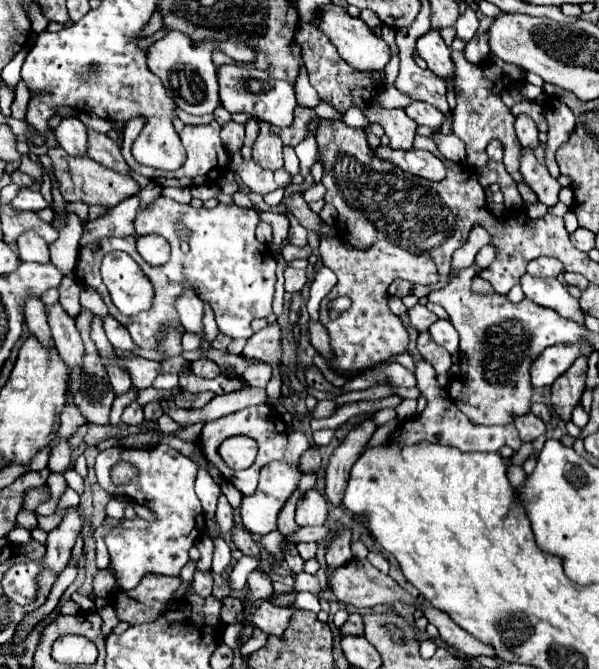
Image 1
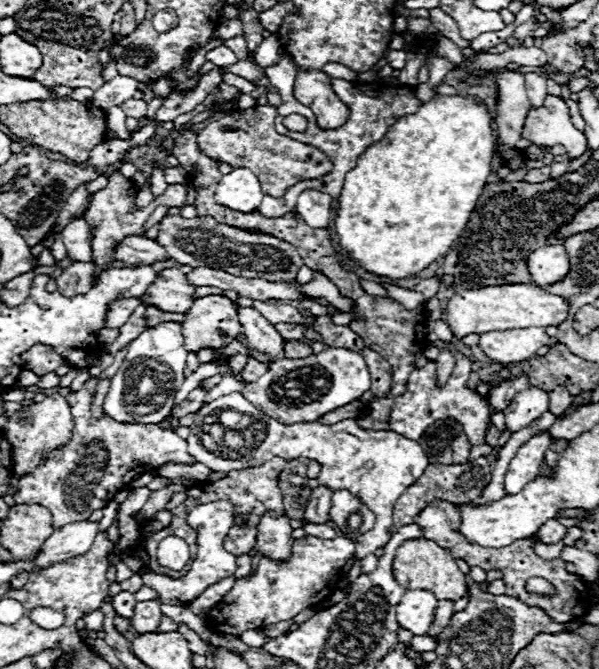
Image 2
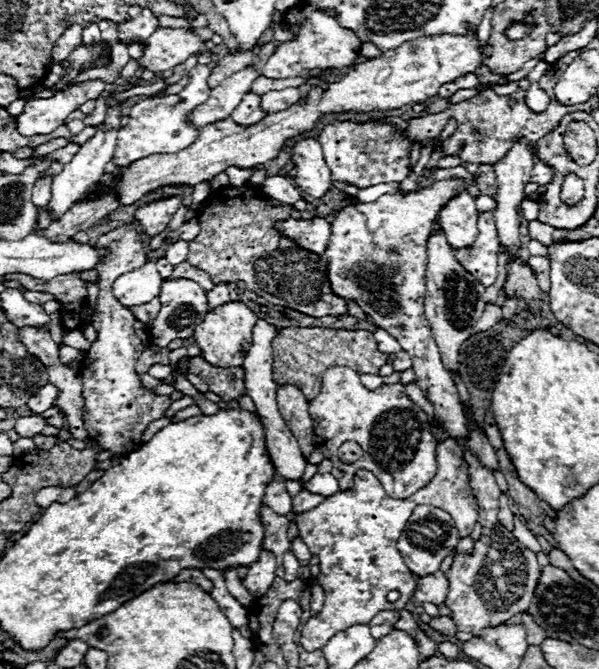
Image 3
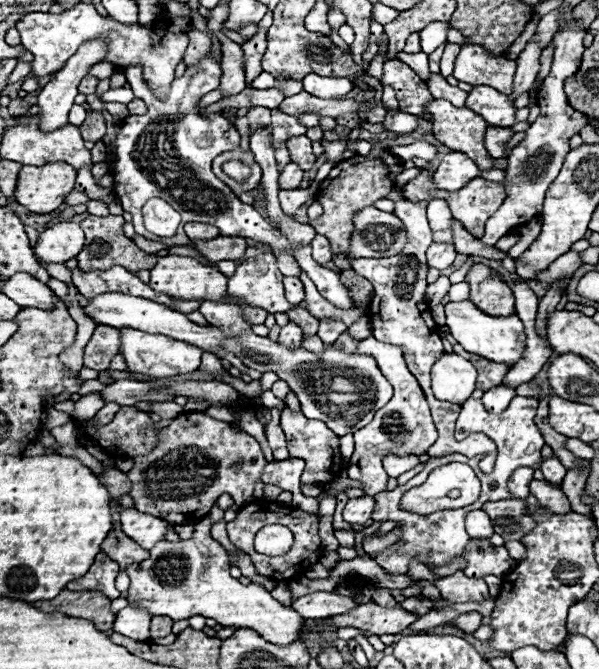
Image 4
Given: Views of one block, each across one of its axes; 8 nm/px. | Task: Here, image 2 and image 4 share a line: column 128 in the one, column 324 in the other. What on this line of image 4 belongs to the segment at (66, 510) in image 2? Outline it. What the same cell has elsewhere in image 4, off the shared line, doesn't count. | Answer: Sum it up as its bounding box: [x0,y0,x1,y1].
[282,408,338,484]

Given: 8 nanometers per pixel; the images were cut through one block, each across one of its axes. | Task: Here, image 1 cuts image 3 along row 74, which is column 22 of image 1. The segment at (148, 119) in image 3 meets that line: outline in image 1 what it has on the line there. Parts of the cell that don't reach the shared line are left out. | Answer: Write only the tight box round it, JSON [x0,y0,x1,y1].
[12,188,46,212]

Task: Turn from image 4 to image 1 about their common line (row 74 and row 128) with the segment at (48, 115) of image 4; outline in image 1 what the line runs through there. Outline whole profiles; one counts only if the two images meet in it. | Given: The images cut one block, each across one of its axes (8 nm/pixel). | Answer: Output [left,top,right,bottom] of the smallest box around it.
[54,118,86,156]

